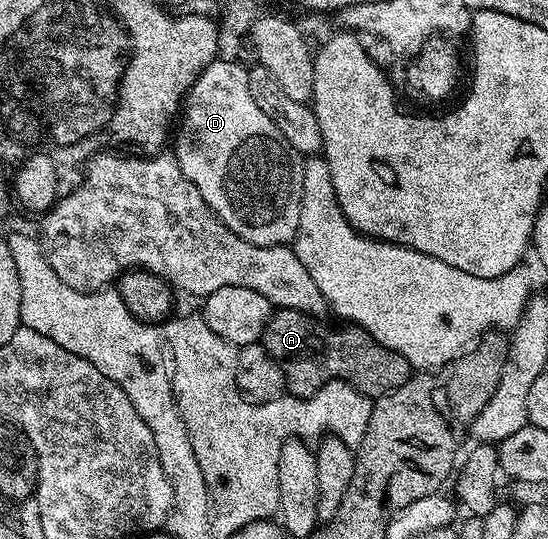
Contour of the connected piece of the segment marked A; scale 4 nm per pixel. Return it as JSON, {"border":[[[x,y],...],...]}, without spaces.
{"border":[[[275,308],[270,314],[266,330],[262,332],[261,345],[276,359],[280,371],[286,380],[286,393],[292,397],[312,397],[314,393],[324,387],[324,383],[329,381],[346,381],[353,385],[360,393],[366,394],[371,399],[383,397],[394,389],[401,387],[403,383],[409,381],[412,376],[412,366],[404,355],[376,343],[368,331],[364,331],[359,325],[353,323],[338,323],[333,329],[330,325],[325,325],[325,320],[309,317],[307,313],[301,313],[295,309]]]}

